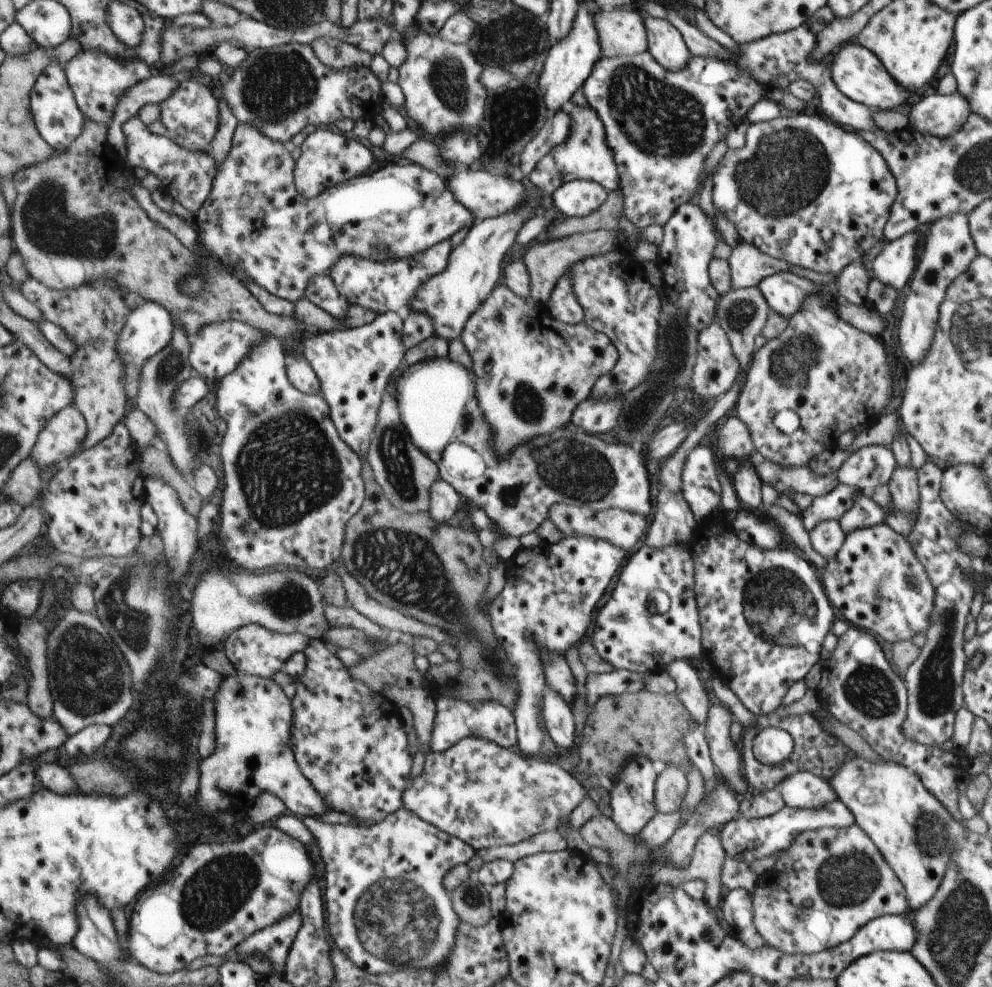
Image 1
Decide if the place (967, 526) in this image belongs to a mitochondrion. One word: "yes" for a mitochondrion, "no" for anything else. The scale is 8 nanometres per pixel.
no

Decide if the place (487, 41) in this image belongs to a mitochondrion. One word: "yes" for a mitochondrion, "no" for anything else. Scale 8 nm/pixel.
yes

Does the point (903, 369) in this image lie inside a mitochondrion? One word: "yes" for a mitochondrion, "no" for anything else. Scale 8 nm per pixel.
no

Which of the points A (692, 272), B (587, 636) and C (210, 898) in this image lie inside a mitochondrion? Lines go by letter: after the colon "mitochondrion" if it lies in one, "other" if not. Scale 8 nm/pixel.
A: other
B: other
C: mitochondrion

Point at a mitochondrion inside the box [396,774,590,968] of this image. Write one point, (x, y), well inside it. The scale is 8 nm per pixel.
(472, 898)

